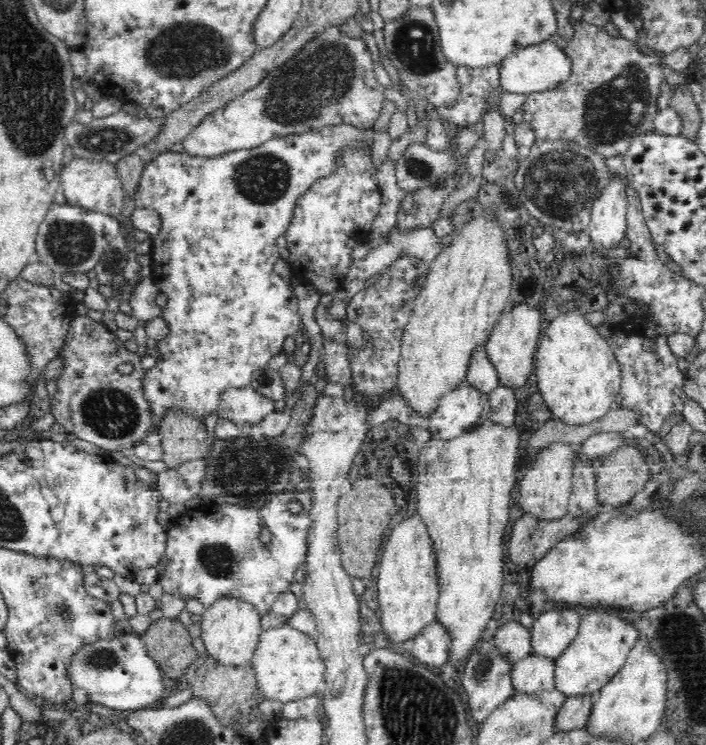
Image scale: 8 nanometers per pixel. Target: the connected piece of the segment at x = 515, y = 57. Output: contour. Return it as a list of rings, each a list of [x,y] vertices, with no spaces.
[[[548,40],[509,54],[501,62],[499,74],[503,91],[530,94],[554,90],[556,86],[571,78],[572,59],[568,57],[564,49],[558,47],[552,40]]]

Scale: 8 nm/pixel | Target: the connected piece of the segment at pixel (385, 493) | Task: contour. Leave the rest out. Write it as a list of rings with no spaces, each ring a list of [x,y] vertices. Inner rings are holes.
[[[358,480],[350,491],[342,493],[337,500],[337,539],[342,551],[344,569],[353,577],[368,580],[376,566],[376,556],[382,546],[384,530],[394,514],[396,500],[392,492],[378,480]]]

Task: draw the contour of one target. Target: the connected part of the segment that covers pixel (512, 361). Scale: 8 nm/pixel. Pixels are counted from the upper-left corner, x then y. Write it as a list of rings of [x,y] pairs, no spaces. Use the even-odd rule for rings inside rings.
[[[516,304],[497,321],[487,340],[487,350],[498,371],[500,385],[520,388],[528,382],[528,376],[534,370],[534,356],[537,352],[542,332],[543,312],[530,304]]]

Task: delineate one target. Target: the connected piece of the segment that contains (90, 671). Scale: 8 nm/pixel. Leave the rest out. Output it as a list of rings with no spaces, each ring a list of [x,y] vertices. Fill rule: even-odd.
[[[117,633],[110,640],[100,640],[82,646],[68,666],[74,688],[86,690],[87,697],[98,704],[100,710],[116,708],[137,711],[154,709],[166,694],[166,681],[162,669],[148,654],[148,649],[138,635]]]

